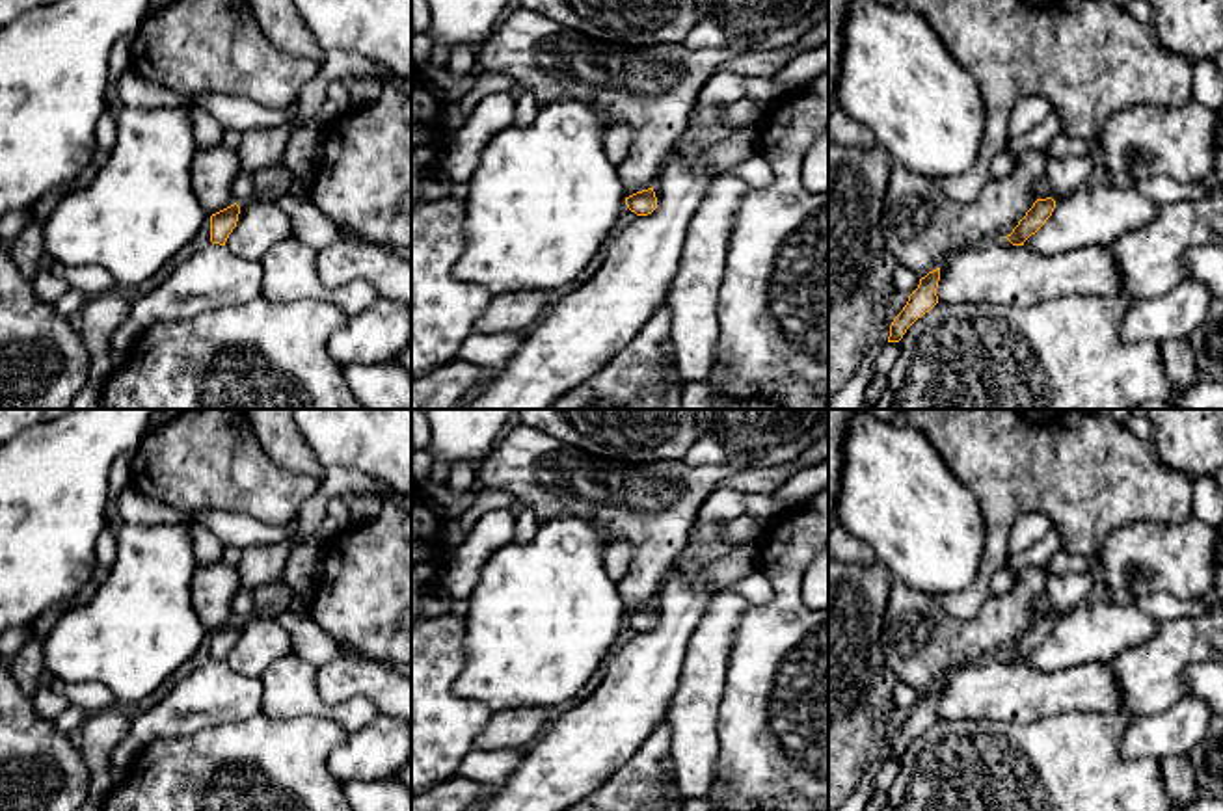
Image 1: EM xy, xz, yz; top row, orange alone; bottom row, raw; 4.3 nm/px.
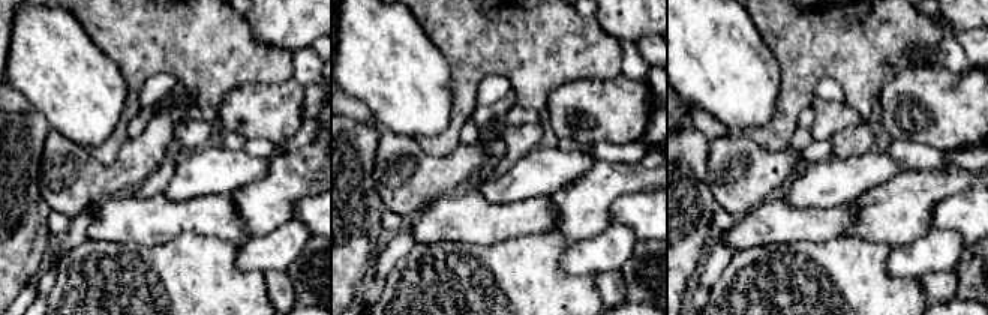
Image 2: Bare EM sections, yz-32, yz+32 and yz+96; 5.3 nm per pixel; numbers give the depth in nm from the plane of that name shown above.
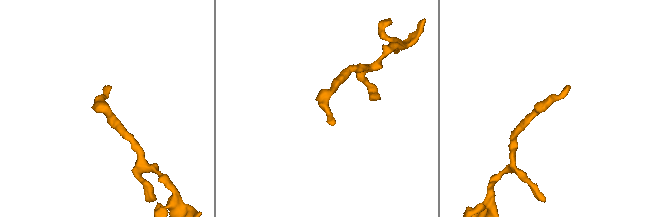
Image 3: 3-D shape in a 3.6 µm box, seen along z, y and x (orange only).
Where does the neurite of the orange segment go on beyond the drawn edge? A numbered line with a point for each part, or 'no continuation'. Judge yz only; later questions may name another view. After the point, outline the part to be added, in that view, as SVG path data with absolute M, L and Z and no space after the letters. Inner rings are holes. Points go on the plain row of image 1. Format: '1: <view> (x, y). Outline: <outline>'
1: yz (1065, 592). Outline: M1089 571L1050 575L1044 595L1052 603L1052 616L1059 618L1074 606L1089 601L1093 577Z

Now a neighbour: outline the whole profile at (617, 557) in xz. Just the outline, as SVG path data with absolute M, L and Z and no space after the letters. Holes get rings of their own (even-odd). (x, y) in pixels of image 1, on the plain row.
M627 541L611 543L603 552L605 573L618 582L627 573L633 556L633 545Z

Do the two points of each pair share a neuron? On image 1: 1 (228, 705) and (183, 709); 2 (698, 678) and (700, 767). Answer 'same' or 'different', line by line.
1: same
2: same

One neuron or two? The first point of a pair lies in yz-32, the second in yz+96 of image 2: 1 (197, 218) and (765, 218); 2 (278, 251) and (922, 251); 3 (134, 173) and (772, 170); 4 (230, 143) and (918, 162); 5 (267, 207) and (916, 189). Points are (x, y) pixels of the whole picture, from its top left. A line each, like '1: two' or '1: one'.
1: one
2: one
3: one
4: one
5: one

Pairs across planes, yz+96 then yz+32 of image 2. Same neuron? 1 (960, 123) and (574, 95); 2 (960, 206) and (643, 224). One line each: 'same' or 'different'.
1: same
2: same

